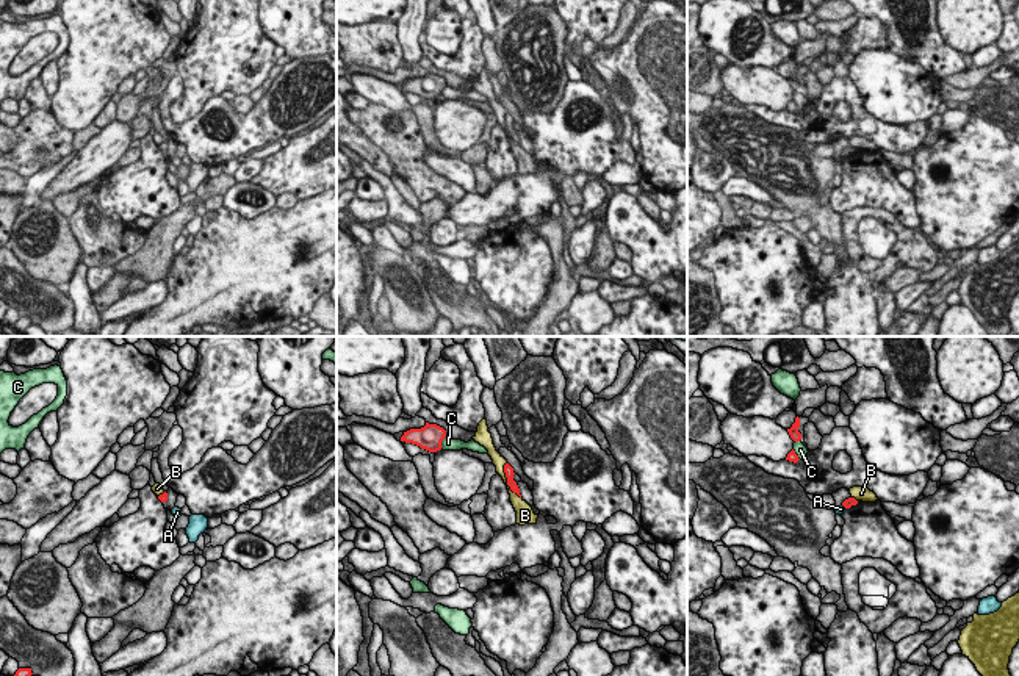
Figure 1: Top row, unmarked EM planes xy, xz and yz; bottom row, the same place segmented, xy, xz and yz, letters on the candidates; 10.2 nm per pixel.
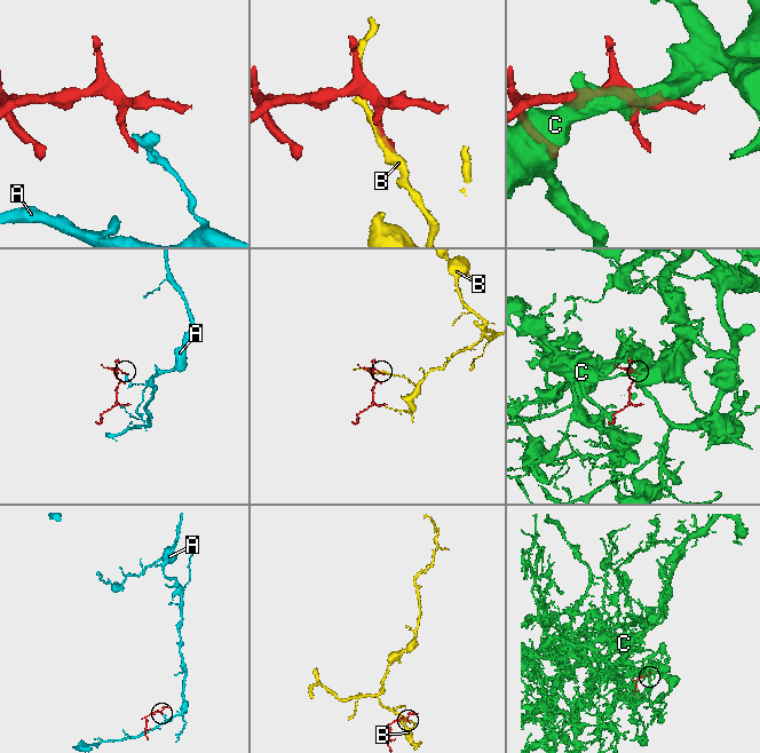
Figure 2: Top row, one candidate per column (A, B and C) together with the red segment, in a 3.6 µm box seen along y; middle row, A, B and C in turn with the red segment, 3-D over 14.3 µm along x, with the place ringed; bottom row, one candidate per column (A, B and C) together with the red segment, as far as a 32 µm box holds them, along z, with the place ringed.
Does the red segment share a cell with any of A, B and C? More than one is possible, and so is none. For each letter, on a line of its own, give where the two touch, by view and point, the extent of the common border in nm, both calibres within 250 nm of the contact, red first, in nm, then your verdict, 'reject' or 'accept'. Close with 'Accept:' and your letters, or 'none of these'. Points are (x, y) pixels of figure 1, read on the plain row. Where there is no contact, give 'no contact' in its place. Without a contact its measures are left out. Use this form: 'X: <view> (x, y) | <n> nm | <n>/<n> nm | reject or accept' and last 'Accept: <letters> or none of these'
A: yz (844, 155) | 60 nm | 90/70 nm | reject
B: xz (507, 130) | 420 nm | 100/120 nm | reject
C: xz (442, 89) | 150 nm | 260/140 nm | reject
Accept: none of these

